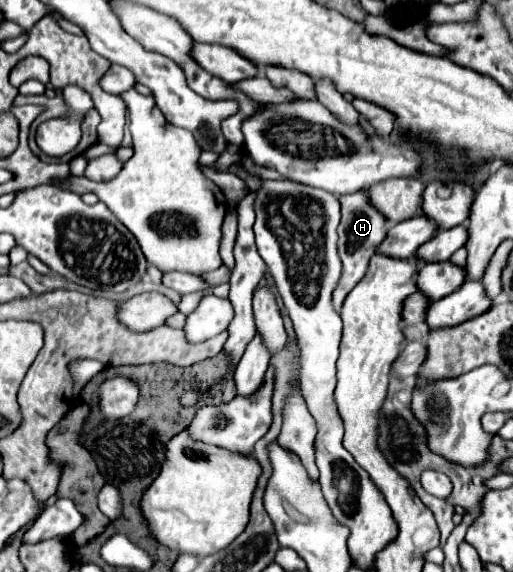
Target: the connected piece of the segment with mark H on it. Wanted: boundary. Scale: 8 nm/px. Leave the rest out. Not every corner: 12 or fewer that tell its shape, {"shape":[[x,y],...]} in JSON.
{"shape":[[366,189],[340,195],[344,263],[334,309],[364,277],[388,233]]}

